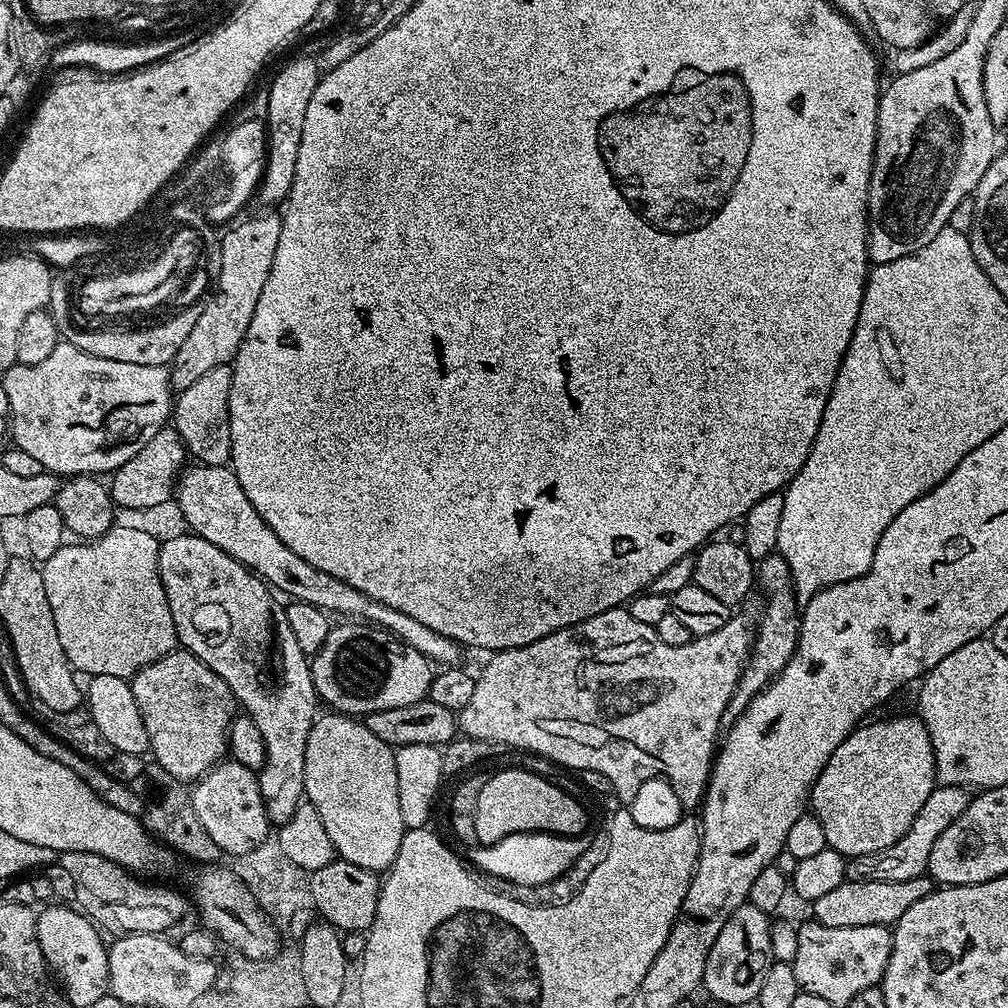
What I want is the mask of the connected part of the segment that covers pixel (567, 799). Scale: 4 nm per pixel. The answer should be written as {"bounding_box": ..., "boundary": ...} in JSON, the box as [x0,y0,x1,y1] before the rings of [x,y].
{"bounding_box":[474,768,587,846],"boundary":[[[524,768],[491,773],[486,786],[482,786],[482,794],[478,794],[478,806],[474,810],[474,834],[476,844],[480,846],[497,844],[511,836],[524,836],[527,832],[580,838],[585,835],[583,832],[587,824],[587,810],[566,789]]]}

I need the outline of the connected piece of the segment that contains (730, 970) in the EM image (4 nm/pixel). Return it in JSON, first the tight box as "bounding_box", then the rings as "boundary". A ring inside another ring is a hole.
{"bounding_box":[703,903,773,1004],"boundary":[[[745,903],[726,918],[726,926],[718,933],[714,946],[710,946],[710,954],[706,958],[703,991],[708,991],[716,1000],[724,1004],[752,1004],[758,990],[762,990],[762,982],[766,978],[766,970],[773,964],[770,950],[770,926],[772,920],[769,913],[758,910],[758,906]]]}

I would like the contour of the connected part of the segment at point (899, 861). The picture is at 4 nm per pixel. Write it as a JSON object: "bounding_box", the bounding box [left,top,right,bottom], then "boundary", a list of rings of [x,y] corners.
{"bounding_box":[848,784,970,882],"boundary":[[[940,784],[926,798],[922,810],[910,822],[910,830],[894,846],[890,846],[881,852],[875,852],[869,856],[854,856],[848,860],[849,880],[873,880],[874,882],[907,882],[909,878],[918,878],[928,871],[930,862],[930,850],[934,842],[938,842],[941,836],[950,826],[950,822],[958,822],[962,818],[962,810],[966,810],[970,799],[969,789],[962,788],[958,784]]]}

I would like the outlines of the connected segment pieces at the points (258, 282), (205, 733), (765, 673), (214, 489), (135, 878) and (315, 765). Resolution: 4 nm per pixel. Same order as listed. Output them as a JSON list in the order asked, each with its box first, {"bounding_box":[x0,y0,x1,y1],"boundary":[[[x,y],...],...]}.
[{"bounding_box":[170,210,280,390],"boundary":[[[264,210],[261,216],[252,216],[232,228],[224,236],[220,244],[220,273],[216,276],[216,293],[206,300],[202,314],[196,325],[190,329],[190,335],[178,354],[174,354],[170,365],[171,387],[179,390],[192,385],[198,378],[203,378],[214,366],[231,364],[238,354],[238,346],[242,346],[242,338],[246,338],[246,330],[250,330],[250,318],[254,318],[254,310],[258,307],[258,297],[266,286],[266,278],[270,278],[270,266],[274,266],[274,250],[278,250],[278,234],[280,233],[280,216],[275,211]]]},{"bounding_box":[131,650,238,782],"boundary":[[[173,650],[152,664],[146,665],[141,672],[131,677],[134,702],[138,702],[138,714],[146,726],[148,746],[151,755],[156,755],[155,763],[164,768],[174,778],[185,782],[195,782],[215,768],[225,759],[228,752],[228,728],[238,715],[238,705],[230,686],[206,666],[194,654],[183,650]]]},{"bounding_box":[723,554,800,726],"boundary":[[[773,554],[765,560],[759,561],[756,568],[756,584],[759,591],[760,588],[764,591],[764,609],[760,612],[760,621],[755,621],[754,624],[752,654],[749,656],[748,661],[744,663],[744,668],[740,672],[738,686],[724,711],[723,723],[728,726],[732,725],[744,713],[746,706],[750,706],[753,698],[783,670],[786,662],[790,662],[800,637],[796,586],[792,583],[790,566],[786,566],[786,558]]]},{"bounding_box":[174,462,462,666],"boundary":[[[196,462],[185,467],[176,481],[174,504],[180,507],[184,520],[189,524],[195,535],[206,538],[218,550],[226,550],[238,562],[261,576],[277,593],[292,596],[293,601],[318,606],[324,612],[335,614],[340,618],[355,618],[360,622],[367,622],[379,626],[392,633],[403,644],[409,644],[418,654],[431,660],[436,666],[456,666],[461,663],[460,652],[462,646],[457,640],[446,638],[446,634],[438,634],[438,630],[430,630],[430,626],[422,626],[410,614],[402,614],[402,610],[394,610],[394,606],[386,606],[366,594],[362,590],[354,590],[334,574],[326,574],[326,570],[318,570],[318,566],[310,566],[306,558],[294,554],[270,526],[254,510],[254,502],[246,498],[246,490],[242,490],[242,482],[232,473],[228,466],[206,466]]]},{"bounding_box":[59,852,200,942],"boundary":[[[89,852],[59,853],[61,868],[70,870],[76,883],[76,899],[79,911],[91,918],[101,929],[107,930],[116,924],[108,912],[124,919],[125,935],[144,935],[154,933],[167,936],[174,942],[184,942],[200,922],[195,903],[180,892],[174,892],[166,886],[142,886],[139,875],[133,874],[121,864],[110,862],[98,854]]]},{"bounding_box":[304,714,405,874],"boundary":[[[328,714],[332,716],[317,715],[316,721],[312,724],[310,738],[306,738],[306,770],[304,771],[304,795],[307,803],[318,810],[318,818],[322,818],[322,826],[326,826],[326,834],[334,846],[337,857],[346,862],[354,862],[354,866],[362,866],[366,870],[377,874],[391,869],[392,863],[396,860],[398,846],[402,846],[402,838],[405,834],[405,826],[402,822],[402,809],[398,806],[398,770],[396,769],[396,753],[393,748],[378,734],[374,734],[364,725],[363,719],[353,718],[347,714]]]}]

